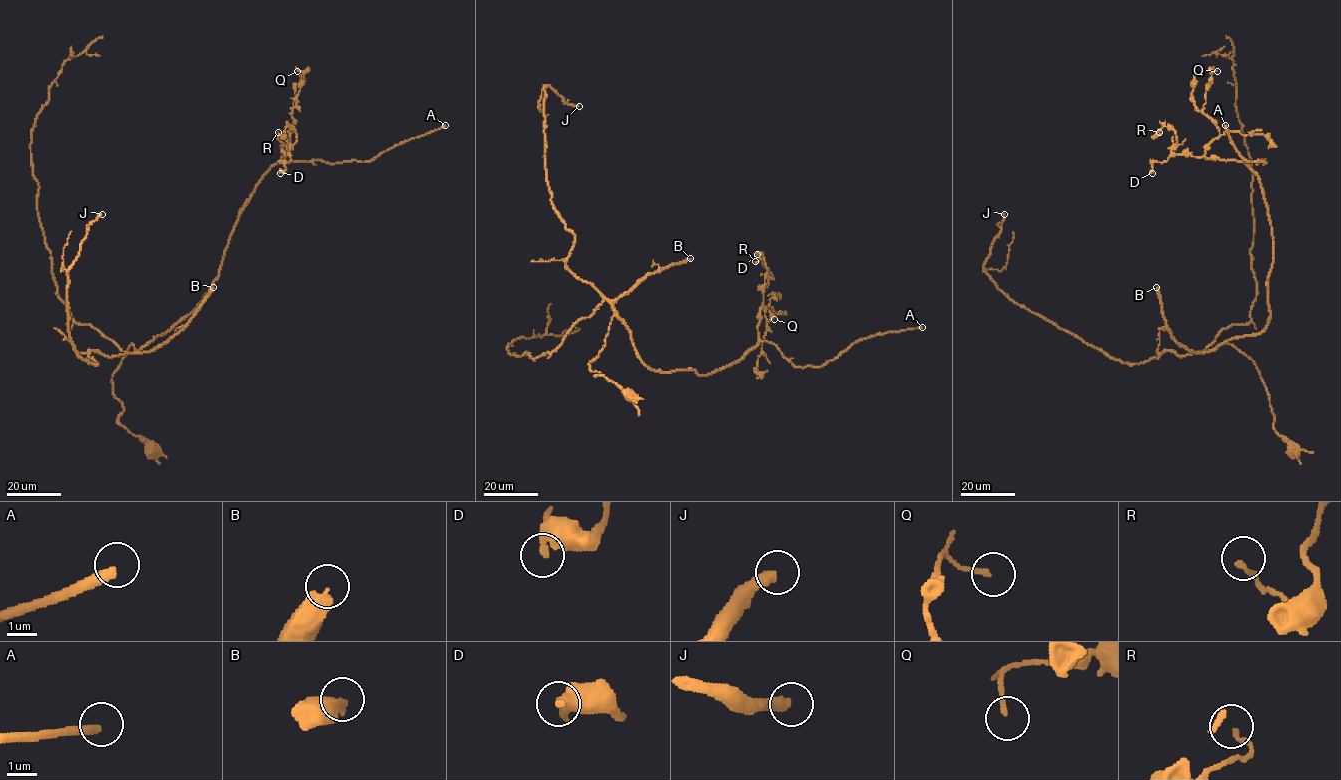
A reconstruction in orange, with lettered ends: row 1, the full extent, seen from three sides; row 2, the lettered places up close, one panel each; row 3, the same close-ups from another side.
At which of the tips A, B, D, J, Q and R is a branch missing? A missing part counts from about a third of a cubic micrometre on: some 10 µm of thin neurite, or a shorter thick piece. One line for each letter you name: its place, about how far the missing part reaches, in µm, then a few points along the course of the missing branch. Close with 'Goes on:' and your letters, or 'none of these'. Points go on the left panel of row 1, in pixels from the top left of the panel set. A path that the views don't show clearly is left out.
A: at (445, 125); about 150 µm are missing
B: at (213, 287); about 110 µm are missing
J: at (102, 214); about 80 µm are missing
Goes on: A, B, J

